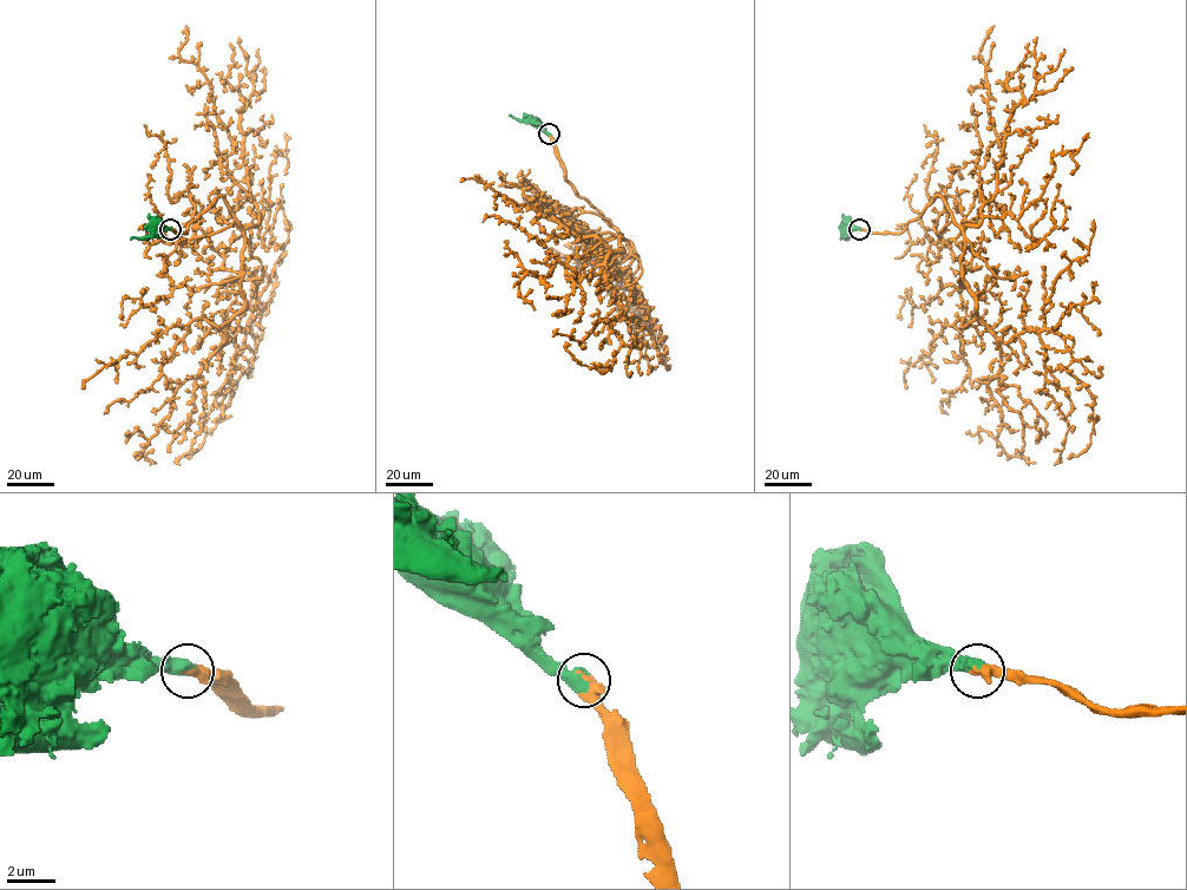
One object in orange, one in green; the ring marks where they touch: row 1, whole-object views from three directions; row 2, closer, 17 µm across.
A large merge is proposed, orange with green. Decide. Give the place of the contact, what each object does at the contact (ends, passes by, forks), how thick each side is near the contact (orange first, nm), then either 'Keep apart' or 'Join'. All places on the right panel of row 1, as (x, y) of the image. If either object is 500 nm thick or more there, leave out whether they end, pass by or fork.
Place: (859, 229). Thickness 480 nm (orange) against 700 nm. Join

